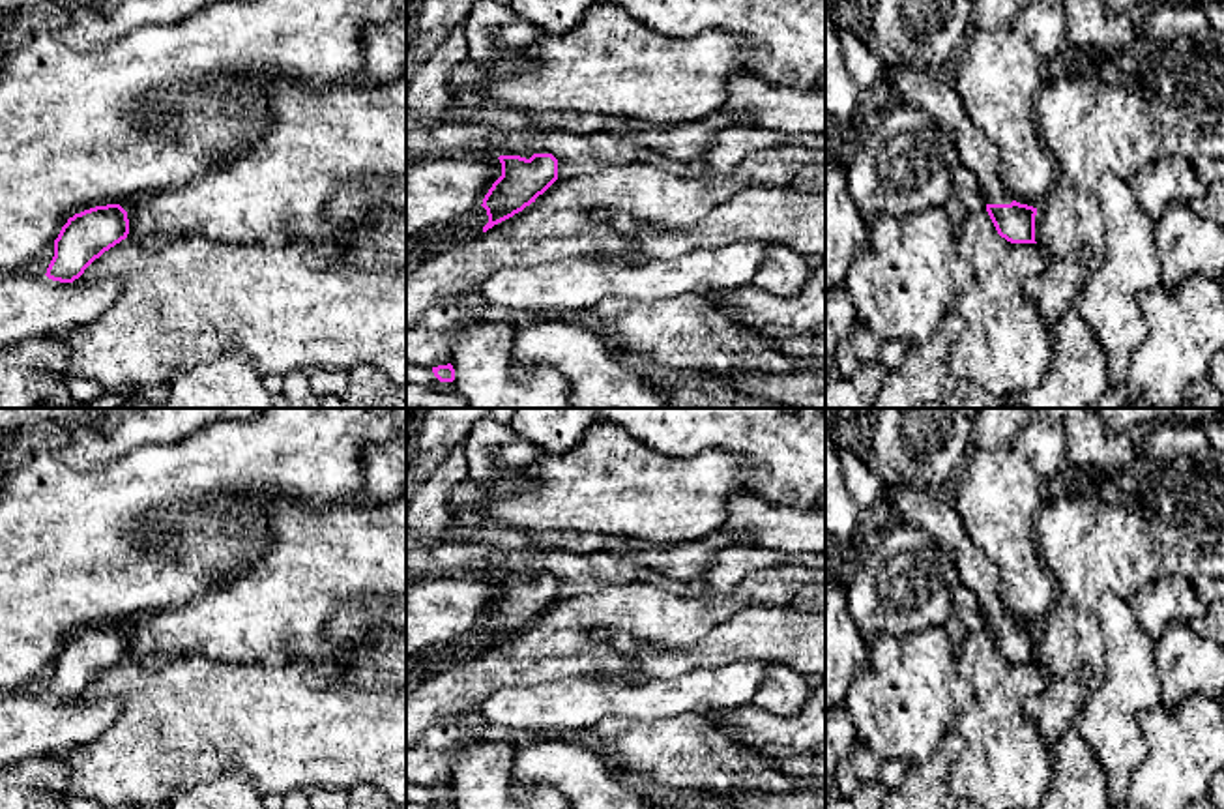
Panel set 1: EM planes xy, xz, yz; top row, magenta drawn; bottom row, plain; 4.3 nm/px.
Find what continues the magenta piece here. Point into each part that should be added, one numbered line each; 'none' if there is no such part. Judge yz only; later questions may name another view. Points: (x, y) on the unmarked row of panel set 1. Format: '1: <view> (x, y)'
1: yz (938, 515)

